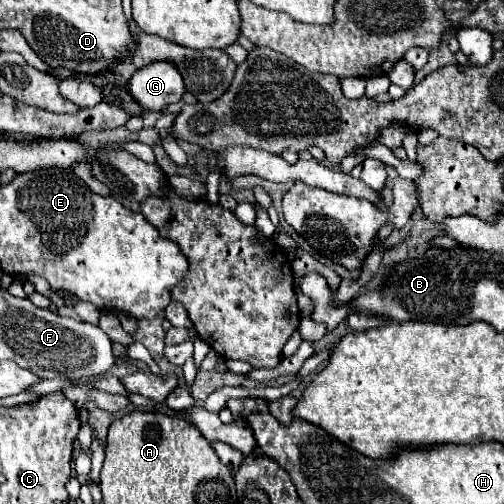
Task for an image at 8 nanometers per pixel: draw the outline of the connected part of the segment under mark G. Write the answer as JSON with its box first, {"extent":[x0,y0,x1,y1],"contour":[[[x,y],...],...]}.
{"extent":[130,62,184,110],"contour":[[[154,62],[134,72],[130,78],[130,94],[146,110],[164,110],[184,96],[184,82],[174,64]]]}

